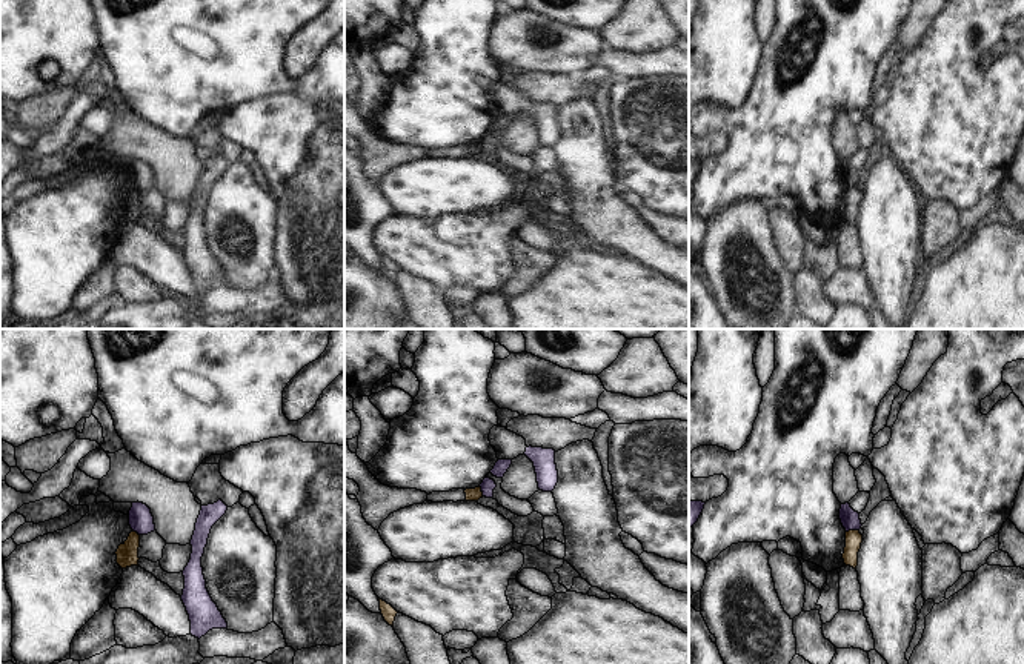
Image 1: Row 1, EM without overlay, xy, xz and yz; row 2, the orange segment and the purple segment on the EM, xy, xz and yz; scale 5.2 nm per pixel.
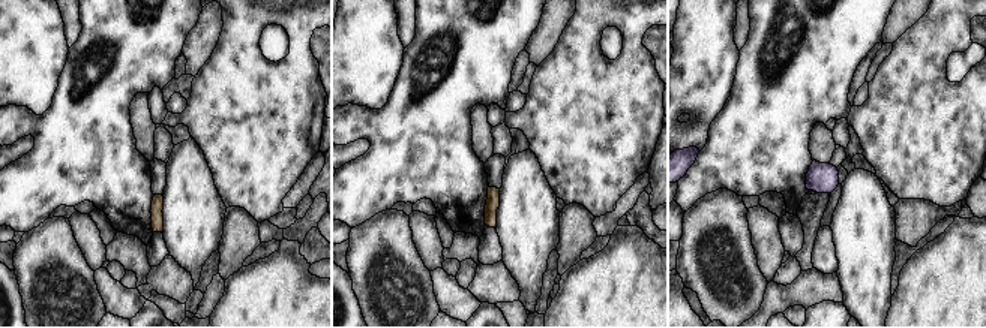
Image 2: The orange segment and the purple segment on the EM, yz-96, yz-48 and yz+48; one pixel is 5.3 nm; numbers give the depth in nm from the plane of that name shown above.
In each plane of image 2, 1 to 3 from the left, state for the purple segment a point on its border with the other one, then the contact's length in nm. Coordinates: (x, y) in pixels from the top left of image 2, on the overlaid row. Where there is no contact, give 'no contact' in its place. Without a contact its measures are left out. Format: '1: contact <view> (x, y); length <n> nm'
1: no contact
2: no contact
3: no contact

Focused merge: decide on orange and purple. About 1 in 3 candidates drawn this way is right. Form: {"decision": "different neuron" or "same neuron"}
{"decision": "different neuron"}

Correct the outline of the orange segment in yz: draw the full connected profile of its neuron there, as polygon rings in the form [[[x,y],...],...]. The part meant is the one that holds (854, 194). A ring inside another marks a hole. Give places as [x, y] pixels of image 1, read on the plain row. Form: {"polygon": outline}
{"polygon": [[[859,186],[846,188],[846,203],[843,209],[843,215],[846,221],[856,224],[861,198],[863,198],[863,191],[859,189]]]}

